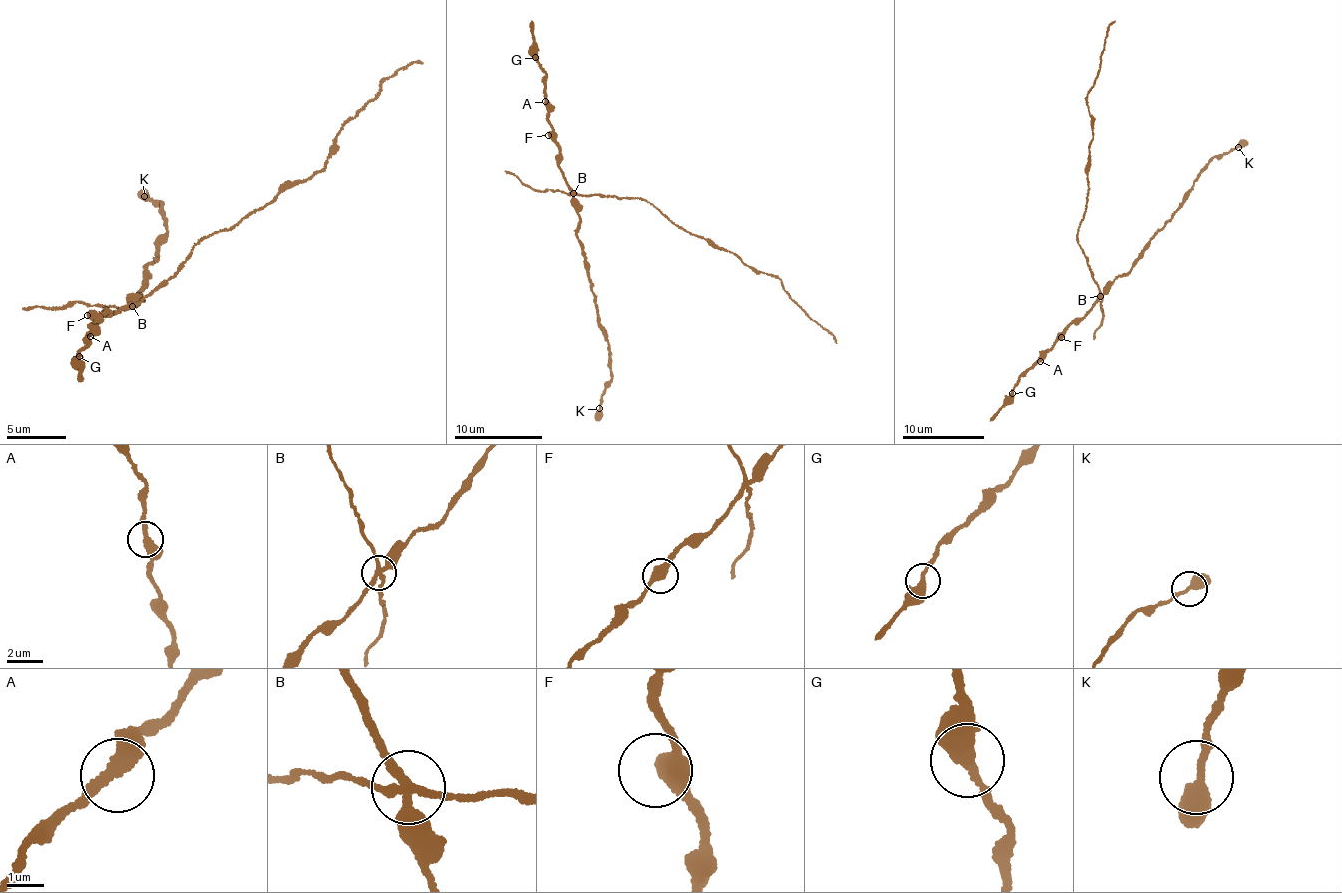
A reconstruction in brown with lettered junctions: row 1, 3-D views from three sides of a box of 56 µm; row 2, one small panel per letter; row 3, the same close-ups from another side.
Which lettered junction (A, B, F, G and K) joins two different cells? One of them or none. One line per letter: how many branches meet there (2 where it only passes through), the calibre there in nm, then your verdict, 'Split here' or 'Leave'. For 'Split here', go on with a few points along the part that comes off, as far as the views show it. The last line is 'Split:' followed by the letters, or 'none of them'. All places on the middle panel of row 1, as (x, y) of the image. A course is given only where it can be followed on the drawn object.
A: Branches: 2. Thickness 360 nm. Leave
B: Branches: 4. Thickness 300 nm. Split here. Course of the part to remove: (573, 194), (640, 197), (650, 202), (677, 225), (706, 238), (758, 273), (773, 275), (837, 343)
F: Branches: 3. Thickness 320 nm. Leave
G: Branches: 2. Thickness 400 nm. Leave
K: Branches: 2. Thickness 420 nm. Leave
Split: B

